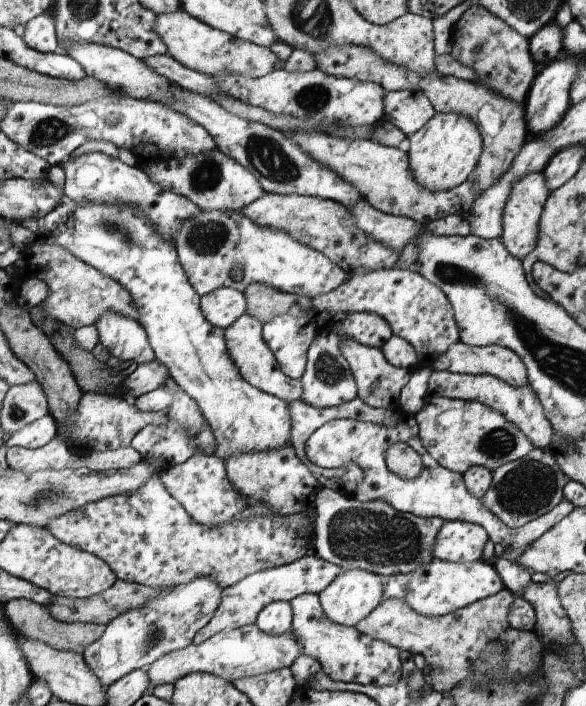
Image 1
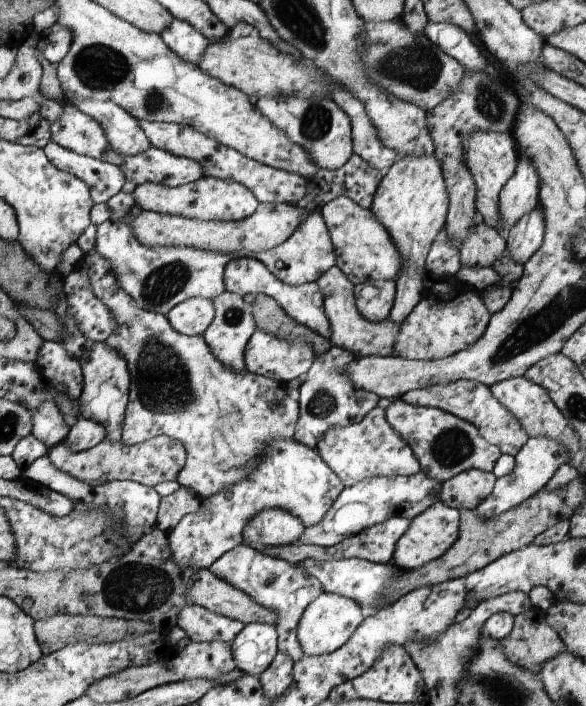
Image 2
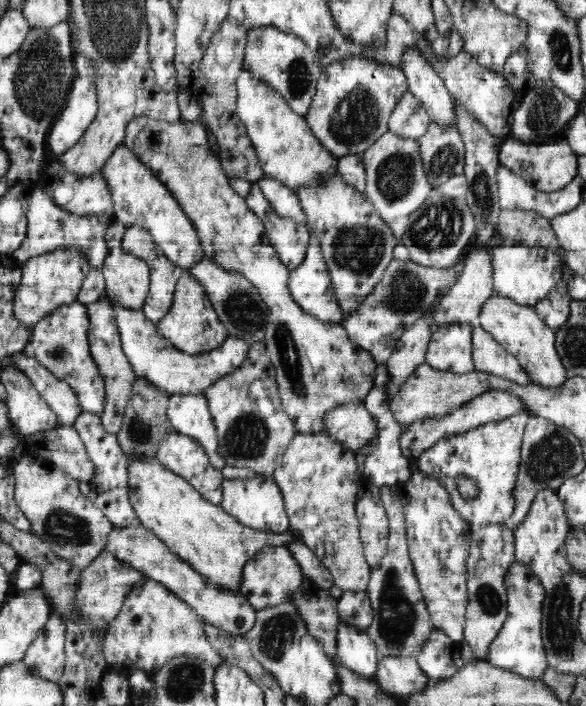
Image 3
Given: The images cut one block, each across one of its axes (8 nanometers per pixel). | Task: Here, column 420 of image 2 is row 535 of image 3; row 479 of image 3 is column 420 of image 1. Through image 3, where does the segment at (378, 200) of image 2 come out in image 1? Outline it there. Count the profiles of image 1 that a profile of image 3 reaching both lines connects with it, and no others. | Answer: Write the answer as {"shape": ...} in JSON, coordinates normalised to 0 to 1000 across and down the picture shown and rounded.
{"shape":[[[741,160],[718,181],[695,193],[695,201],[693,217],[706,254],[735,272],[759,272],[790,261],[807,245],[823,215],[817,183],[787,161]]]}

